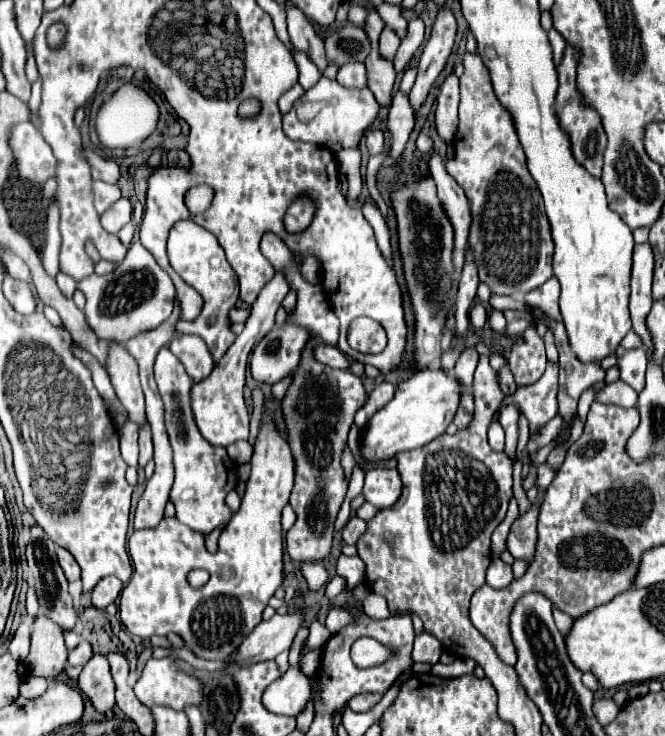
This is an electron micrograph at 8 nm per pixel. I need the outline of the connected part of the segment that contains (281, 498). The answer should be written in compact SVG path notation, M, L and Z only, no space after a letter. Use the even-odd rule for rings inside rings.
M263 411L261 413L261 421L259 421L259 435L255 439L255 445L253 445L253 457L251 457L251 477L247 481L247 489L245 489L245 495L243 495L243 501L241 501L241 507L239 511L233 515L233 519L229 521L229 525L221 531L221 537L219 537L219 553L209 553L205 549L205 537L201 533L195 533L193 529L187 529L187 525L175 521L173 519L163 519L155 529L145 529L145 531L135 531L131 537L129 537L129 555L131 555L131 561L133 561L133 577L131 581L123 587L121 591L121 597L119 597L119 615L121 615L121 621L123 625L137 637L143 637L143 639L149 639L151 635L167 635L169 631L177 633L183 637L183 641L187 643L187 647L199 657L199 659L227 659L235 647L239 645L239 641L261 621L261 613L263 609L267 607L269 599L273 597L275 589L283 585L283 579L285 579L285 573L283 573L283 531L281 531L281 509L289 503L289 493L293 489L293 477L295 477L295 459L293 459L293 453L291 453L291 447L287 443L287 439L281 437L279 429L275 427L273 423L273 417L269 411ZM193 569L207 569L209 571L209 581L207 585L199 587L199 589L193 589L187 581L187 573L193 571Z

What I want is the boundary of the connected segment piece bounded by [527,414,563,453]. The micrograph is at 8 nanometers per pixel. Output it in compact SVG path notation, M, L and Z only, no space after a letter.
M559 414L551 419L547 424L540 428L535 434L529 437L527 448L529 452L534 453L540 448L551 443L559 434L562 428L563 420Z

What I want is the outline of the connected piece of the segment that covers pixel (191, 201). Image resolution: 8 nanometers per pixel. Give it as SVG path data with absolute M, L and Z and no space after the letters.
M199 185L190 189L185 196L185 203L193 215L205 211L211 204L213 190L207 185Z

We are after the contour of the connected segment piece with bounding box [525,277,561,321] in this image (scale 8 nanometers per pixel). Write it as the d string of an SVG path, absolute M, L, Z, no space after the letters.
M551 277L549 281L545 281L541 287L537 287L535 291L529 291L525 295L525 301L537 309L541 309L549 319L553 321L561 321L561 313L559 313L559 283L555 281L555 277Z

